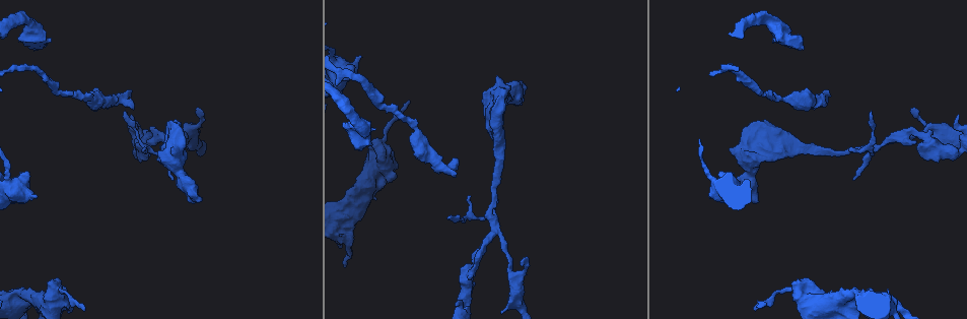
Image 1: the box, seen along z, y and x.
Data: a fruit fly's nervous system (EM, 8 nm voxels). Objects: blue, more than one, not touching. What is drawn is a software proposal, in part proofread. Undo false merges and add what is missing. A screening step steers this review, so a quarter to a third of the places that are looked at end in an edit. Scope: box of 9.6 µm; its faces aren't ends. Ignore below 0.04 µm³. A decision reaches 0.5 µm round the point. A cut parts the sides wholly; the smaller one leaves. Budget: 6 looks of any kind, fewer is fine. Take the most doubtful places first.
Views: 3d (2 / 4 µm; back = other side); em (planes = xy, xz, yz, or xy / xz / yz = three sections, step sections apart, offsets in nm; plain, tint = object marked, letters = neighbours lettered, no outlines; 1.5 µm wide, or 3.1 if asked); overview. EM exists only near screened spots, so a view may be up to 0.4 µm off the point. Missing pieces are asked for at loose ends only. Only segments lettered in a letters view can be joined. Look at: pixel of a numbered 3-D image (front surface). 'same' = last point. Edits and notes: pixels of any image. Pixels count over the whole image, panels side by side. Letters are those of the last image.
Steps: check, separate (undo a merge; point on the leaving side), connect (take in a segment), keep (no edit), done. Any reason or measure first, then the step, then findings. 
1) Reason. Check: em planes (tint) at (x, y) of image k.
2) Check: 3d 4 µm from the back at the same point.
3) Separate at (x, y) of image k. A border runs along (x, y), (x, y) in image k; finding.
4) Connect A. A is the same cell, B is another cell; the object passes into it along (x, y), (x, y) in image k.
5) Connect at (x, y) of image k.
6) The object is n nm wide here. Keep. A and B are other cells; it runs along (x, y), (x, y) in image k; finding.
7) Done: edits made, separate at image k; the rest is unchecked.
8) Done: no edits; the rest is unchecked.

Branch stops here. Check: 3d 4 µm at (37, 197) of image 1.

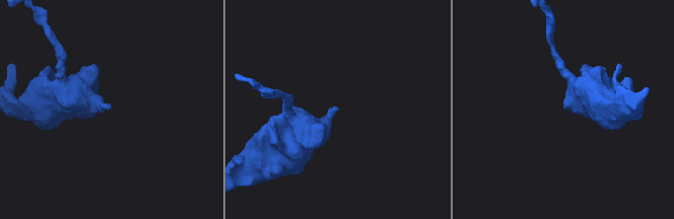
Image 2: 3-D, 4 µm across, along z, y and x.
Check: em xz step 8 (tint) at (563, 107) of image 2.

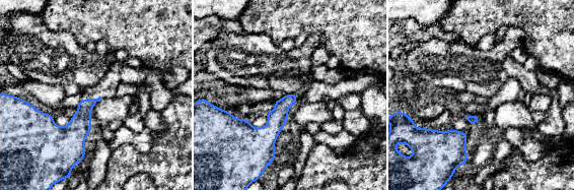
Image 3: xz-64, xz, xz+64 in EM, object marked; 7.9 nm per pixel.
Check: em planes (letters) at the same point.

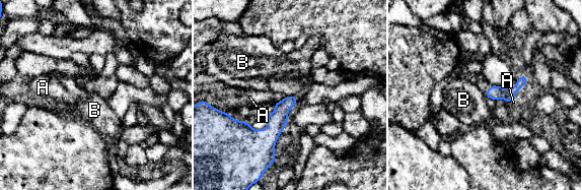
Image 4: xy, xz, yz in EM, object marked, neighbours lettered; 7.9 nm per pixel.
Keep. A and B are other cells; it runs along (294, 100), (265, 134), (238, 127) in image 4; no lettered segment goes on from it.

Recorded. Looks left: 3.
Branch point. Check: 3d 4 µm at (493, 226) of image 1.

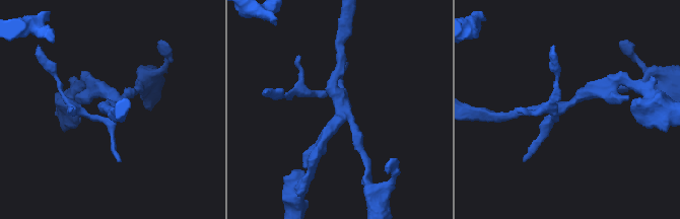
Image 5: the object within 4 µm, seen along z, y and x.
Check: em planes (letters) at (341, 106) of image 5.

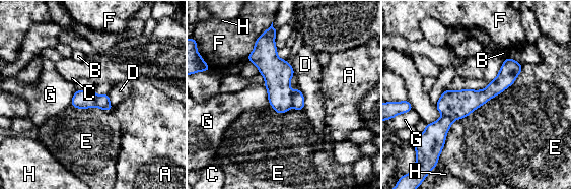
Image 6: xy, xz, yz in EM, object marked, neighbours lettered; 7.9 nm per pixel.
Separate at (297, 97) of image 6. A, B, C, D, E, F, G and H are other cells; a border runs along (291, 91), (292, 107) in image 6; two cells meet here.

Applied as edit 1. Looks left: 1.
Done: edits made, separate at image 6; the rest is unchecked.

